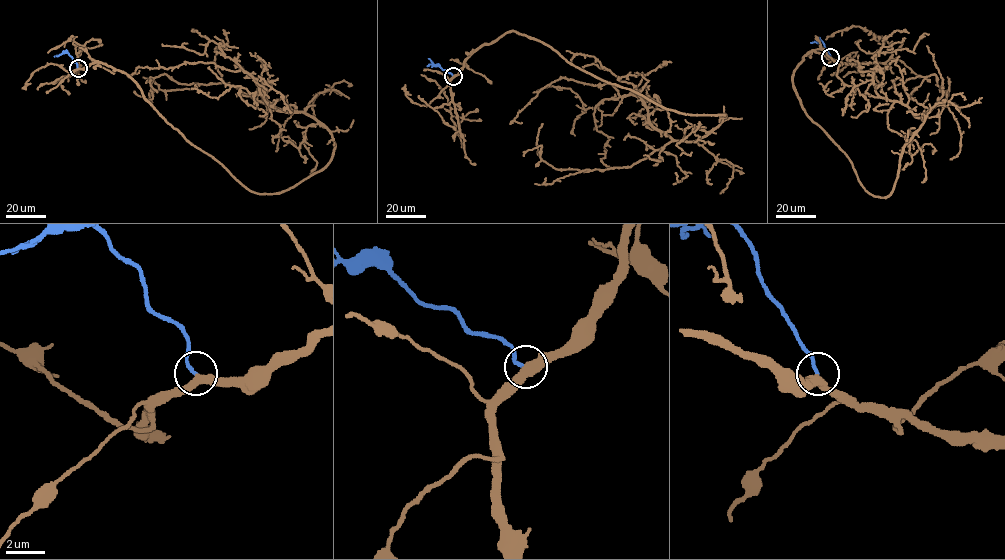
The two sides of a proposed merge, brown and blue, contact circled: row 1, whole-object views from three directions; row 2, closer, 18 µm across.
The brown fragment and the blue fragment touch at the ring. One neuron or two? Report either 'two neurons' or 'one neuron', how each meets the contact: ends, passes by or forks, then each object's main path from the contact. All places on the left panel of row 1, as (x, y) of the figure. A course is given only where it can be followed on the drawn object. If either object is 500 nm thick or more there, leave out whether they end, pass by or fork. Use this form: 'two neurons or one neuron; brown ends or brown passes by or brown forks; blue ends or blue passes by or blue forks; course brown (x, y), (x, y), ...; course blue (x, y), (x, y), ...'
one neuron; brown passes by; blue ends; course brown (78, 68), (123, 71), (254, 192), (292, 188), (331, 159), (330, 132), (278, 111), (241, 70), (139, 70); course blue (78, 68), (67, 53), (57, 56)

